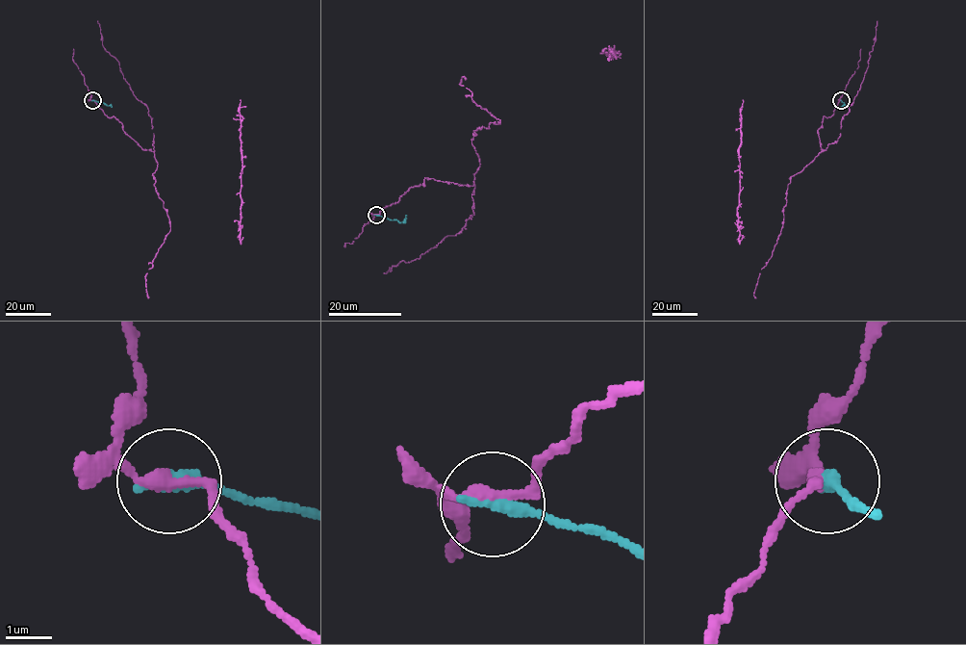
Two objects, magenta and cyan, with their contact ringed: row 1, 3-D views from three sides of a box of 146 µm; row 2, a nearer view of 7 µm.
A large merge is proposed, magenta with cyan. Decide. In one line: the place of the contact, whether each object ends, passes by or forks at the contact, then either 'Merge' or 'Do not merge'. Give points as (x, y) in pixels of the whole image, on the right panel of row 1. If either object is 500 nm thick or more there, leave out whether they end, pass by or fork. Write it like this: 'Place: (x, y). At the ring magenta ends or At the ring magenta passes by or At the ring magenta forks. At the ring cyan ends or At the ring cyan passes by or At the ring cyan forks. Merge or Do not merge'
Place: (841, 100). At the ring magenta passes by. At the ring cyan ends. Do not merge

